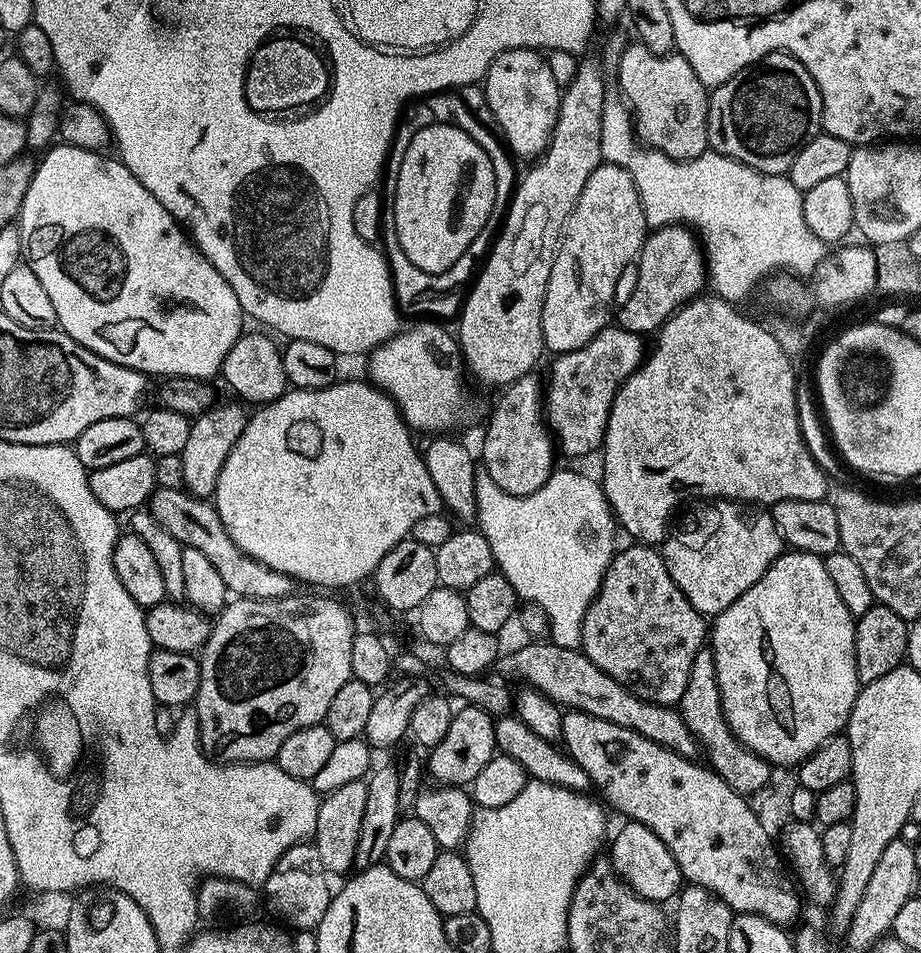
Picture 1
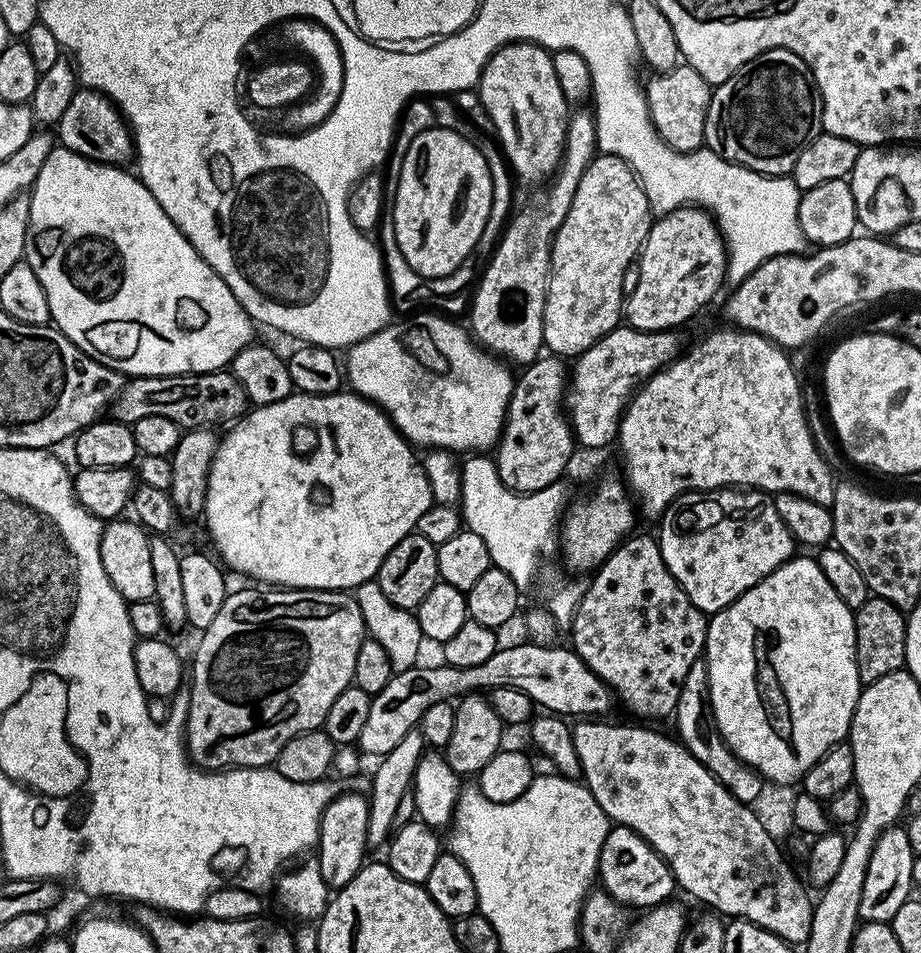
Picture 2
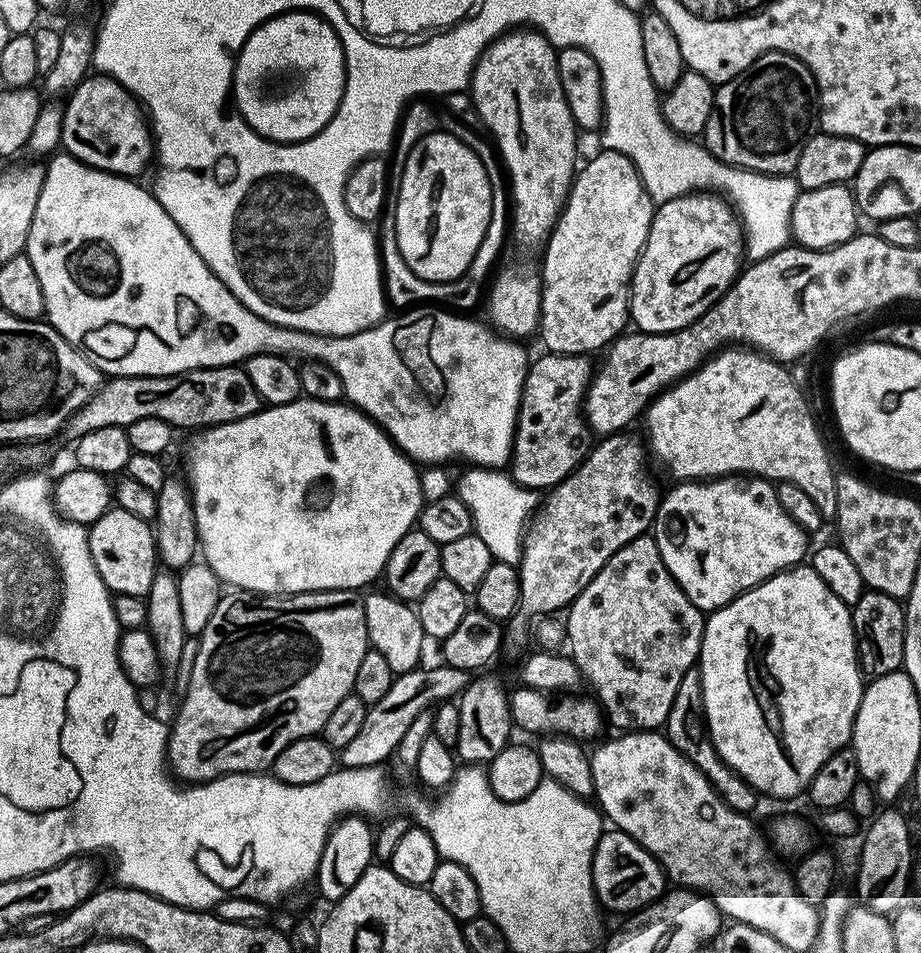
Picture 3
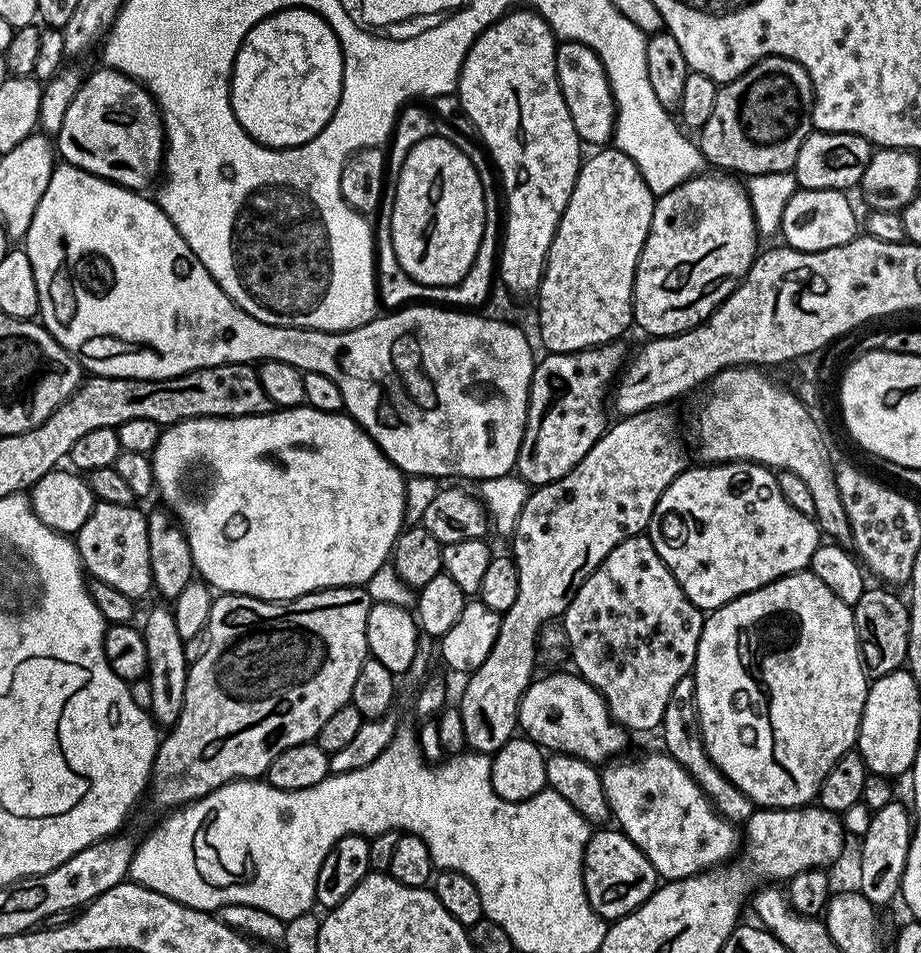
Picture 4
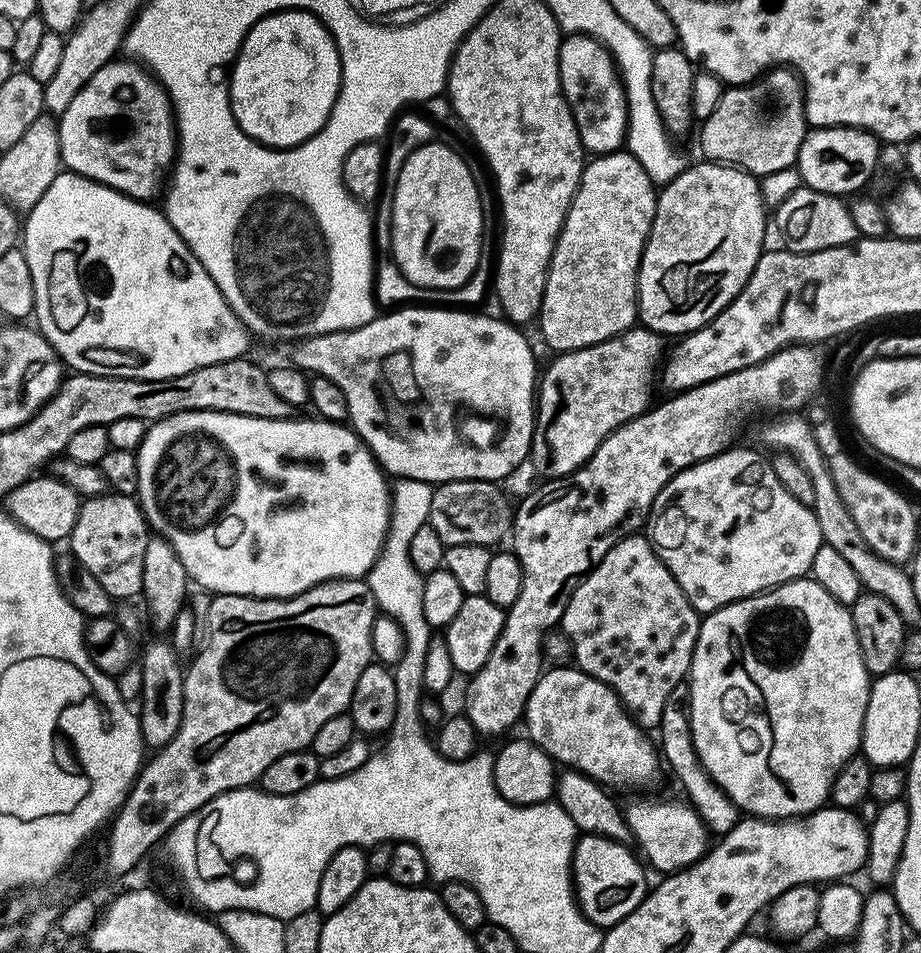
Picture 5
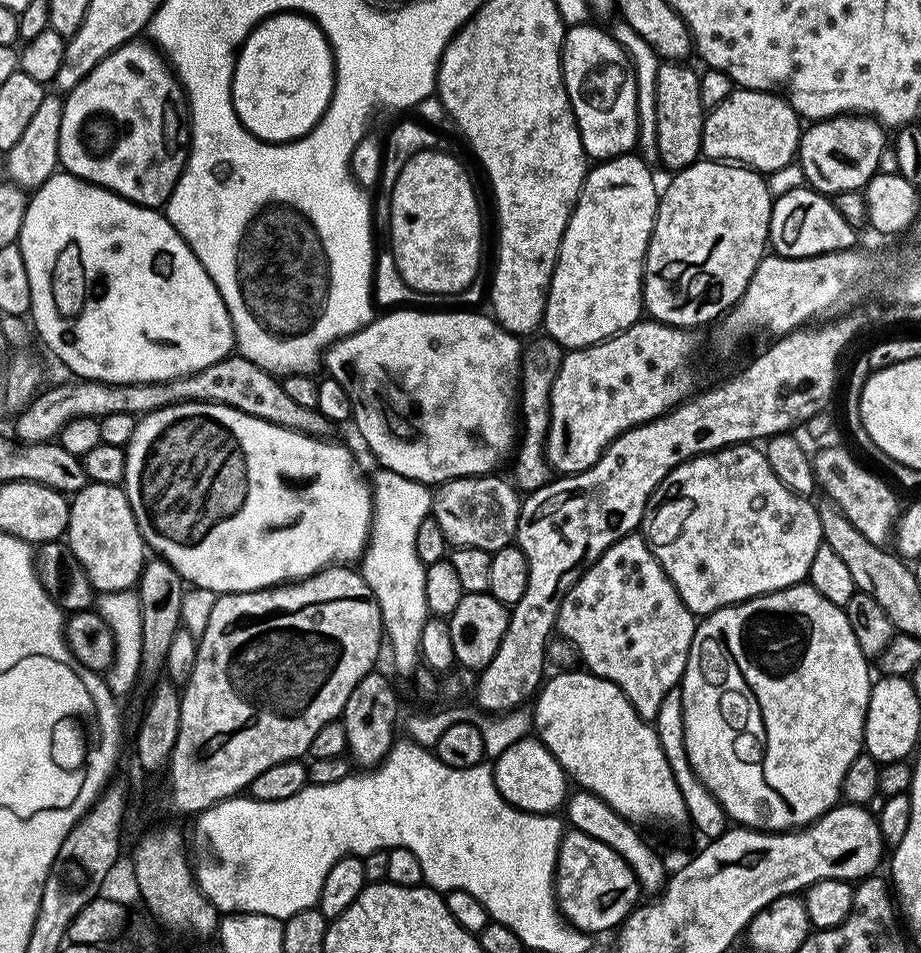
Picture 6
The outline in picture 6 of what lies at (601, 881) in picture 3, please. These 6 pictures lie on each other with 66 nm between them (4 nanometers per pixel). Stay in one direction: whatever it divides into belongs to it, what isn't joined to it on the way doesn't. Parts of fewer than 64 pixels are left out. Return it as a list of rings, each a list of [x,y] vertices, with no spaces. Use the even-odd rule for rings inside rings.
[[[575,830],[565,831],[560,843],[554,887],[564,919],[589,934],[619,929],[642,896],[634,870],[626,866],[621,856],[614,854],[606,842],[598,842],[598,838]]]

